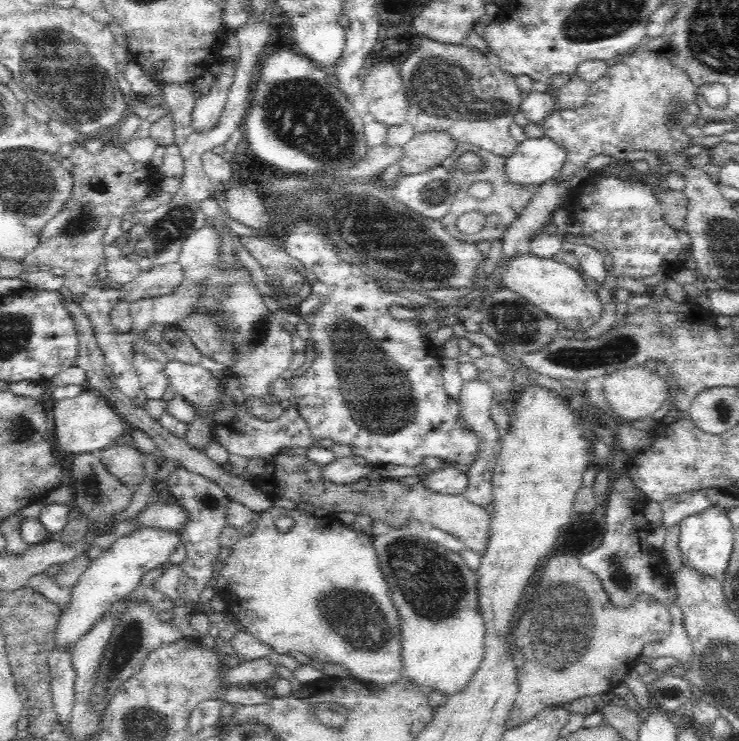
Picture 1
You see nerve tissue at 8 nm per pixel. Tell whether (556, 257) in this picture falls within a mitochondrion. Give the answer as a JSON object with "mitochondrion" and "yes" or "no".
{"mitochondrion":"no"}

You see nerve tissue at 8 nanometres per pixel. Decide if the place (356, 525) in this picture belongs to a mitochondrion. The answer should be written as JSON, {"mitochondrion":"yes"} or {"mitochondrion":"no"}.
{"mitochondrion":"no"}

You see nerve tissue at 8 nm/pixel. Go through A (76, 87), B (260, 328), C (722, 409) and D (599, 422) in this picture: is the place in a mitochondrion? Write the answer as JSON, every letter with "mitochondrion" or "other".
{"A":"mitochondrion","B":"mitochondrion","C":"mitochondrion","D":"other"}

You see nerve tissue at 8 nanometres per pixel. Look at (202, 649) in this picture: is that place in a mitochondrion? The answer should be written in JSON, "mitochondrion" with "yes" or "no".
{"mitochondrion":"no"}

